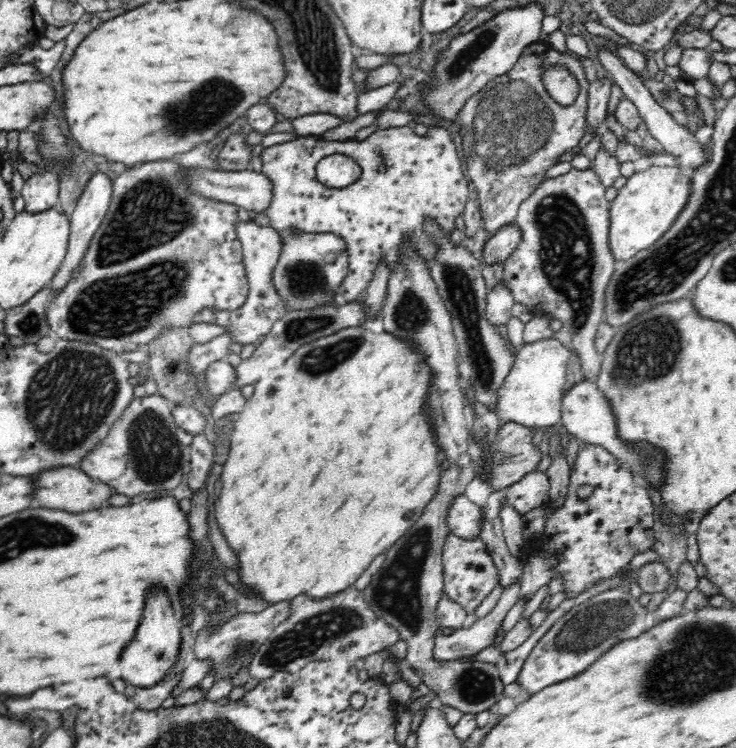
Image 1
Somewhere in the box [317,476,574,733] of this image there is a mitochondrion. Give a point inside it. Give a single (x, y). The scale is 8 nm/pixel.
(398, 593)

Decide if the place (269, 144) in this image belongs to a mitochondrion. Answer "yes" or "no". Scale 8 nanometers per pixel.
no

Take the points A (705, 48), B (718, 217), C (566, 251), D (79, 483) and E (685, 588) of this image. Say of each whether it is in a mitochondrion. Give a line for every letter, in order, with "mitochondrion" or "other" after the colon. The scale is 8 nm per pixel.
A: other
B: mitochondrion
C: mitochondrion
D: other
E: other

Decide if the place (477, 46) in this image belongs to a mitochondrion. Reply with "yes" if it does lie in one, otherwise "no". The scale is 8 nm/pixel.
yes

